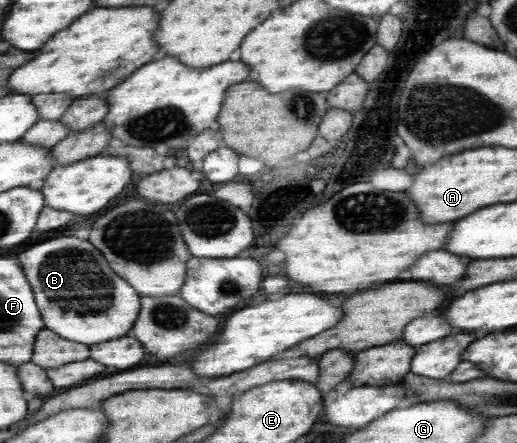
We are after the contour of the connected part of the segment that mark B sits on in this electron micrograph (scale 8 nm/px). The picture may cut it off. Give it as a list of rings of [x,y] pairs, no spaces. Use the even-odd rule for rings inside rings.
[[[60,236],[22,254],[21,266],[33,288],[35,302],[44,318],[46,328],[82,344],[98,344],[124,336],[141,308],[138,291],[104,260],[104,255],[88,240],[76,236]],[[68,310],[68,312],[66,312]]]

